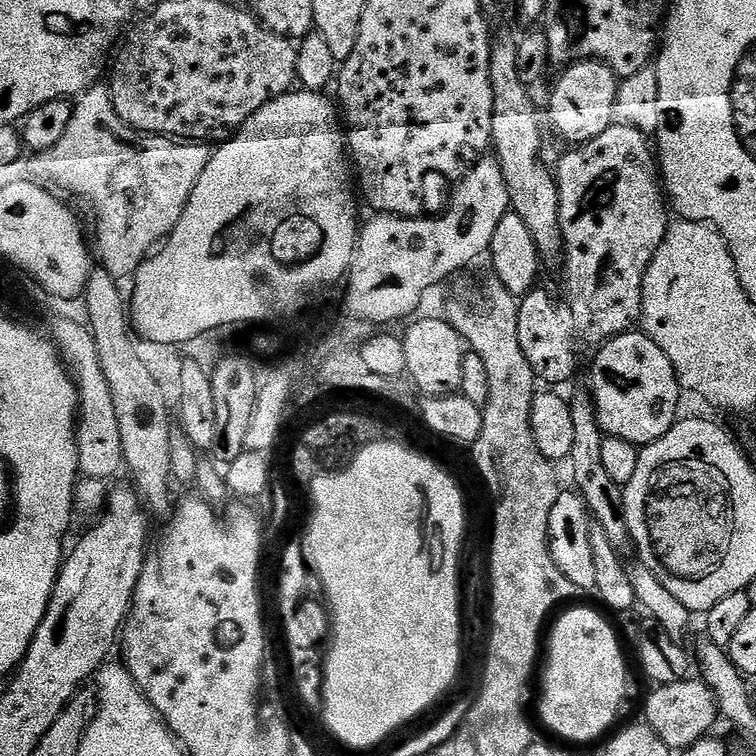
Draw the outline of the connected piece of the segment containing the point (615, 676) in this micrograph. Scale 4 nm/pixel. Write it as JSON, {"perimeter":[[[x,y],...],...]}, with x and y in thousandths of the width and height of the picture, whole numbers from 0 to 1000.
{"perimeter":[[[757,804],[734,816],[730,843],[722,847],[725,880],[720,884],[720,901],[714,905],[714,952],[735,974],[757,984],[778,984],[788,979],[815,952],[825,931],[825,914],[831,910],[831,884],[825,880],[825,862],[815,836],[783,804]]]}

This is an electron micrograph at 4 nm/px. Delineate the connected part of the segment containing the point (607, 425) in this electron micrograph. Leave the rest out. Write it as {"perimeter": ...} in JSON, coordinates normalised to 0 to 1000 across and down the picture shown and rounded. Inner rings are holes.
{"perimeter":[[[825,437],[819,442],[821,444],[802,451],[783,476],[783,536],[788,538],[788,553],[800,578],[823,579],[843,590],[862,587],[896,560],[894,538],[899,534],[902,515],[886,474],[876,468],[876,458],[870,458],[870,452],[865,452],[851,437]]]}

